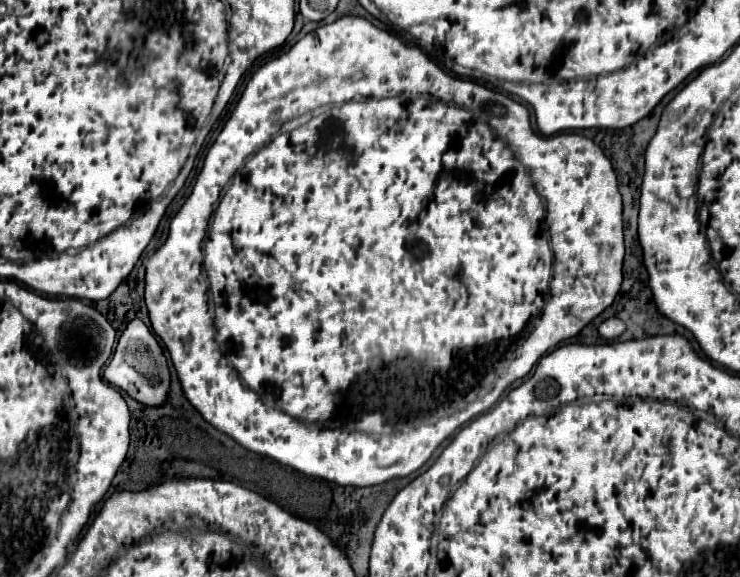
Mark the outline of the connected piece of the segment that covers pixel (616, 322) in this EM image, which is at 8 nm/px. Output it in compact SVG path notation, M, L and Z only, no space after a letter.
M609 318L609 320L605 320L605 322L599 326L599 334L601 334L601 338L605 338L605 340L615 340L615 338L619 338L619 336L623 334L623 330L625 330L625 324L623 324L619 318Z

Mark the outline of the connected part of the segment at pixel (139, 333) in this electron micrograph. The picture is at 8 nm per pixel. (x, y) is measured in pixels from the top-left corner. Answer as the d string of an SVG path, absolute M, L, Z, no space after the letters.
M139 318L129 322L125 332L121 334L115 354L105 368L105 380L111 386L125 390L133 400L137 400L143 406L163 406L167 402L171 390L171 372L165 352L153 336L153 332Z

